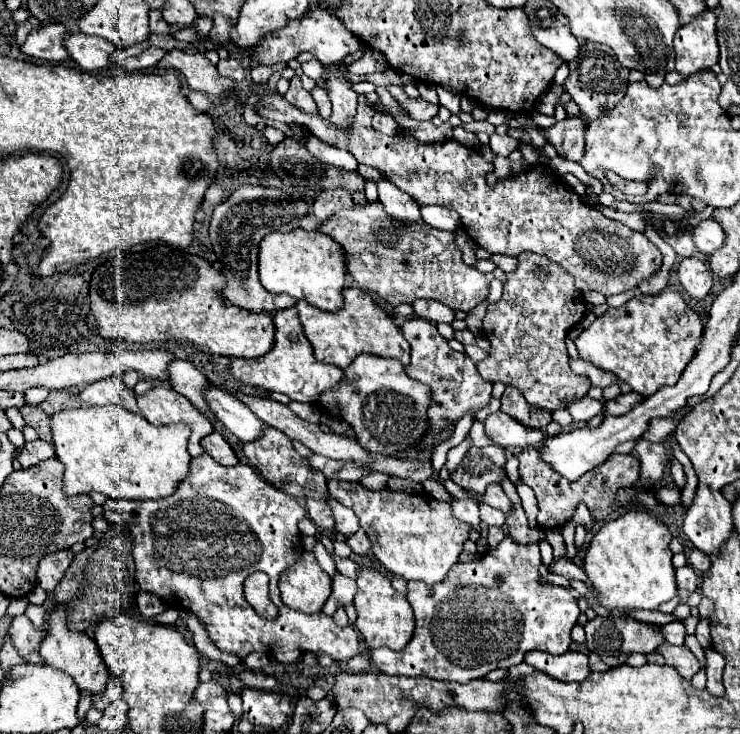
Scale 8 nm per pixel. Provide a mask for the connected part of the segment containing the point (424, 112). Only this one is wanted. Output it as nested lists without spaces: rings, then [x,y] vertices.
[[[388,85],[388,91],[398,99],[400,107],[416,121],[428,121],[438,113],[438,105],[430,105],[424,99],[410,99],[402,87],[396,85]]]

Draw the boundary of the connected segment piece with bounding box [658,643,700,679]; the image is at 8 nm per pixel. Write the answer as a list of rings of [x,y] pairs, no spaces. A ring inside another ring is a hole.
[[[662,643],[658,647],[658,653],[664,657],[666,665],[672,665],[680,671],[682,677],[692,679],[692,675],[700,669],[700,661],[696,659],[696,655],[686,647],[686,645],[670,645],[670,643]]]

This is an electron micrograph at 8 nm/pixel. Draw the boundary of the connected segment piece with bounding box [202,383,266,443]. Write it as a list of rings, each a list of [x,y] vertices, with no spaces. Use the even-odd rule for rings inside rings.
[[[206,383],[206,387],[202,387],[202,397],[206,397],[208,407],[212,409],[212,413],[222,421],[222,425],[234,435],[238,437],[242,443],[254,441],[258,439],[258,435],[262,435],[262,427],[266,423],[262,423],[248,407],[244,407],[244,403],[234,397],[232,393],[226,393],[218,387],[214,387],[212,383]]]

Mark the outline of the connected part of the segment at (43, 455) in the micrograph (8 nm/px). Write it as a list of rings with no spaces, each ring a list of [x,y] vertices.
[[[36,439],[34,443],[24,445],[24,451],[20,455],[20,463],[22,463],[22,467],[32,467],[32,465],[38,465],[40,461],[54,459],[54,457],[56,457],[54,445],[46,443],[42,439]]]

